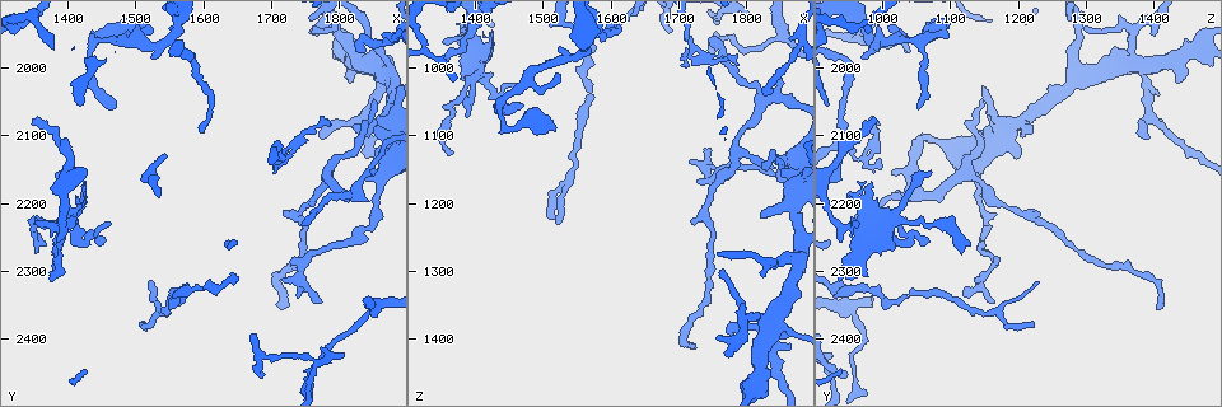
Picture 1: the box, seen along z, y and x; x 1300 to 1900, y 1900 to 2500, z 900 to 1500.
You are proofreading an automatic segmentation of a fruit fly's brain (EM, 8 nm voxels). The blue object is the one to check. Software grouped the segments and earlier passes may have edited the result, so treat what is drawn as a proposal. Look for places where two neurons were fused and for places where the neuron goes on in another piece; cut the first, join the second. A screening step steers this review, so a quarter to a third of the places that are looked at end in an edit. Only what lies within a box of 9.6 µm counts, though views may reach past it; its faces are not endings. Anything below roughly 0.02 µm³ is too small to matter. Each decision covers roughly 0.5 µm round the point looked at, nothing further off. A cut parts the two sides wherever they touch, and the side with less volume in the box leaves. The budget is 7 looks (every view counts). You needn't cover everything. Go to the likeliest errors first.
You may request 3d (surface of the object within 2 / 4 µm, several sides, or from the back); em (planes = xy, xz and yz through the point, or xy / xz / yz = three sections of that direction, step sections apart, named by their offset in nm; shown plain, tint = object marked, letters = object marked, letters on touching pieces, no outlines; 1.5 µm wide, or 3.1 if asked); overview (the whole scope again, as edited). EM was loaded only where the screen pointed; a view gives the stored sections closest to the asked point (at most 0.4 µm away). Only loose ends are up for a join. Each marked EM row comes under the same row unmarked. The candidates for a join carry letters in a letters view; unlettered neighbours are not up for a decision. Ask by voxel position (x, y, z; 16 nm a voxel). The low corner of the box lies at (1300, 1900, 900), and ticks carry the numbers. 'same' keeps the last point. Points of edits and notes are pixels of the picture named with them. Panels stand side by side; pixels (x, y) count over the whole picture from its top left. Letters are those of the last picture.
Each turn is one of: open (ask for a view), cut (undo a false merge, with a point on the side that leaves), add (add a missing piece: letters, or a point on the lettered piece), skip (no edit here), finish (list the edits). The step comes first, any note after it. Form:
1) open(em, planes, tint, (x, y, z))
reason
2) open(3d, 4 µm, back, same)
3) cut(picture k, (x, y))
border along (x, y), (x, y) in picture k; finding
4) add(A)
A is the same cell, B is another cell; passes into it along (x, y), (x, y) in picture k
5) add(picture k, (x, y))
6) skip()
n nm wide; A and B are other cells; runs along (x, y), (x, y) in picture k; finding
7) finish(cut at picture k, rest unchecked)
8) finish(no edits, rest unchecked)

open(3d, 4 µm, (1780, 2105, 1390))
an open end

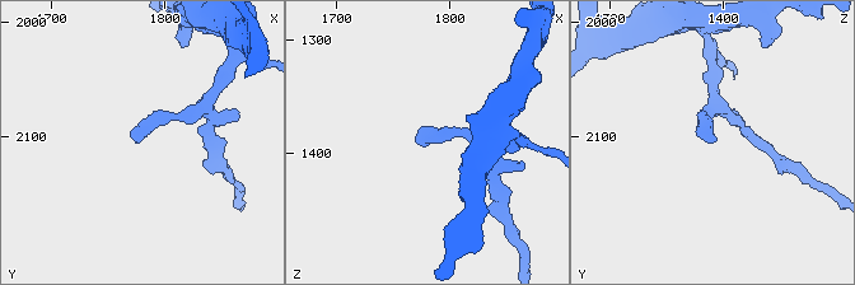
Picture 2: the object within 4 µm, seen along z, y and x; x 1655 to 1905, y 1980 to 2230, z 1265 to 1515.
open(em, planes, letters, (1778, 2102, 1396))

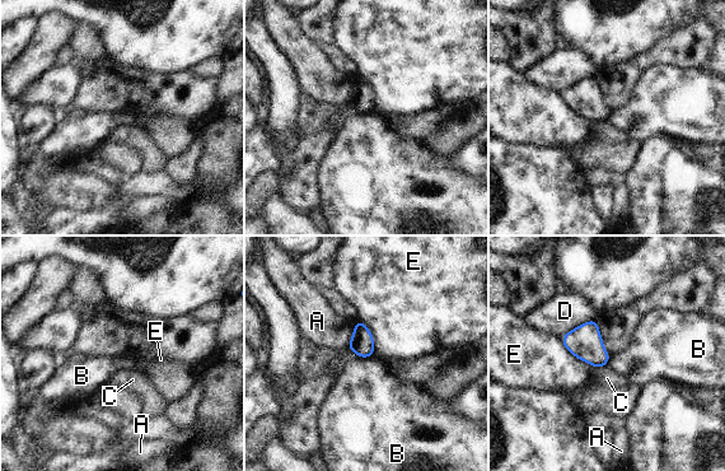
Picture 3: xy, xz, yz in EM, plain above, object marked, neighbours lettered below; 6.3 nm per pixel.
skip()
E touches over 300 nm; A, B, C, D and E are other cells; border along (347, 349), (360, 357), (372, 355) in picture 3; none of them fits

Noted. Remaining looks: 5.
open(3d, 2 µm, (1345, 2085, 980))
tapers out

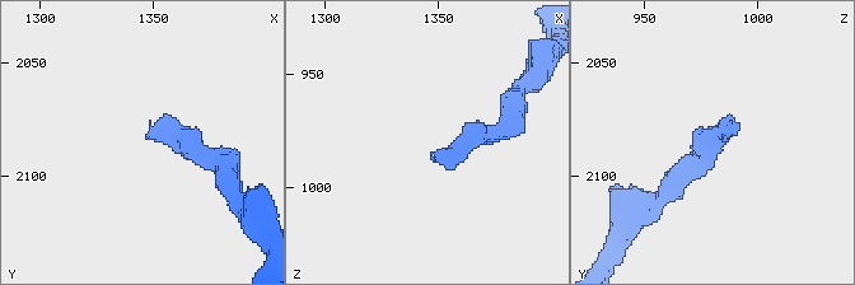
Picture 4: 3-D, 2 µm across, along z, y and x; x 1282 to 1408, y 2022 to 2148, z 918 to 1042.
open(em, planes, letters, (1345, 2084, 987))
need the tissue

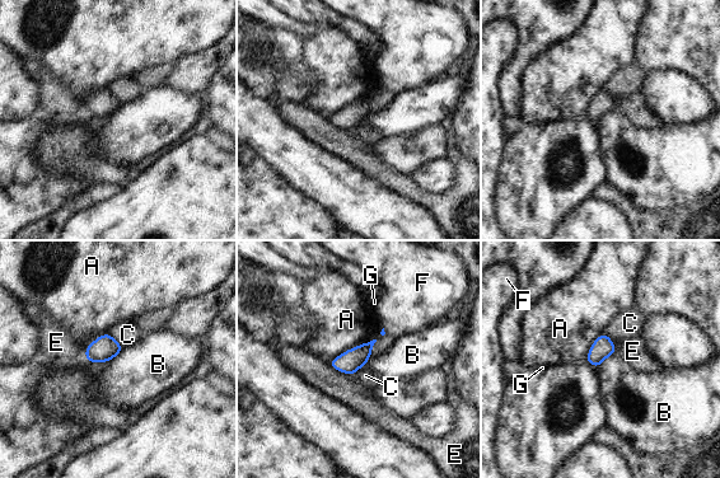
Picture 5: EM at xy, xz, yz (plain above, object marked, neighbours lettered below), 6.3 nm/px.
skip()
A touches over 340 nm; A, B, C, E, F and G are other cells; border along (122, 348), (111, 359), (92, 364) in picture 5; none of them fits

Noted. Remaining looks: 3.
open(em, planes, letters, (1825, 1975, 1040))
thin end

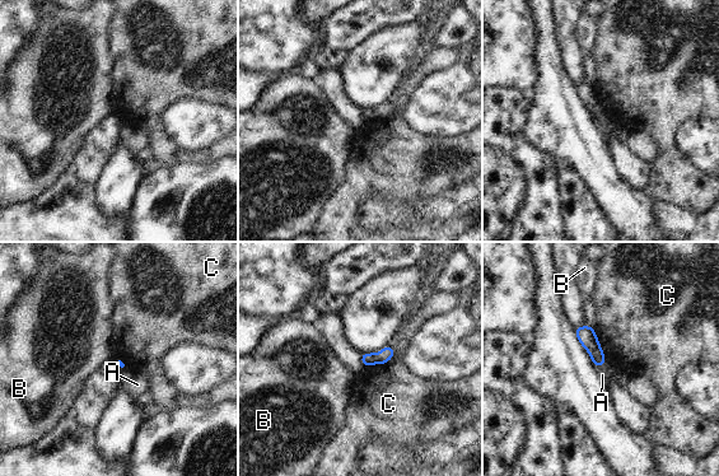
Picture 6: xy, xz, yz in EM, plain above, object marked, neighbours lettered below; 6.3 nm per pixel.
skip()
A, B and C are other cells; border along (393, 346), (387, 362), (363, 367) in picture 6; none of them fits

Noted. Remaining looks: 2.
finish(no edits, rest unchecked)

